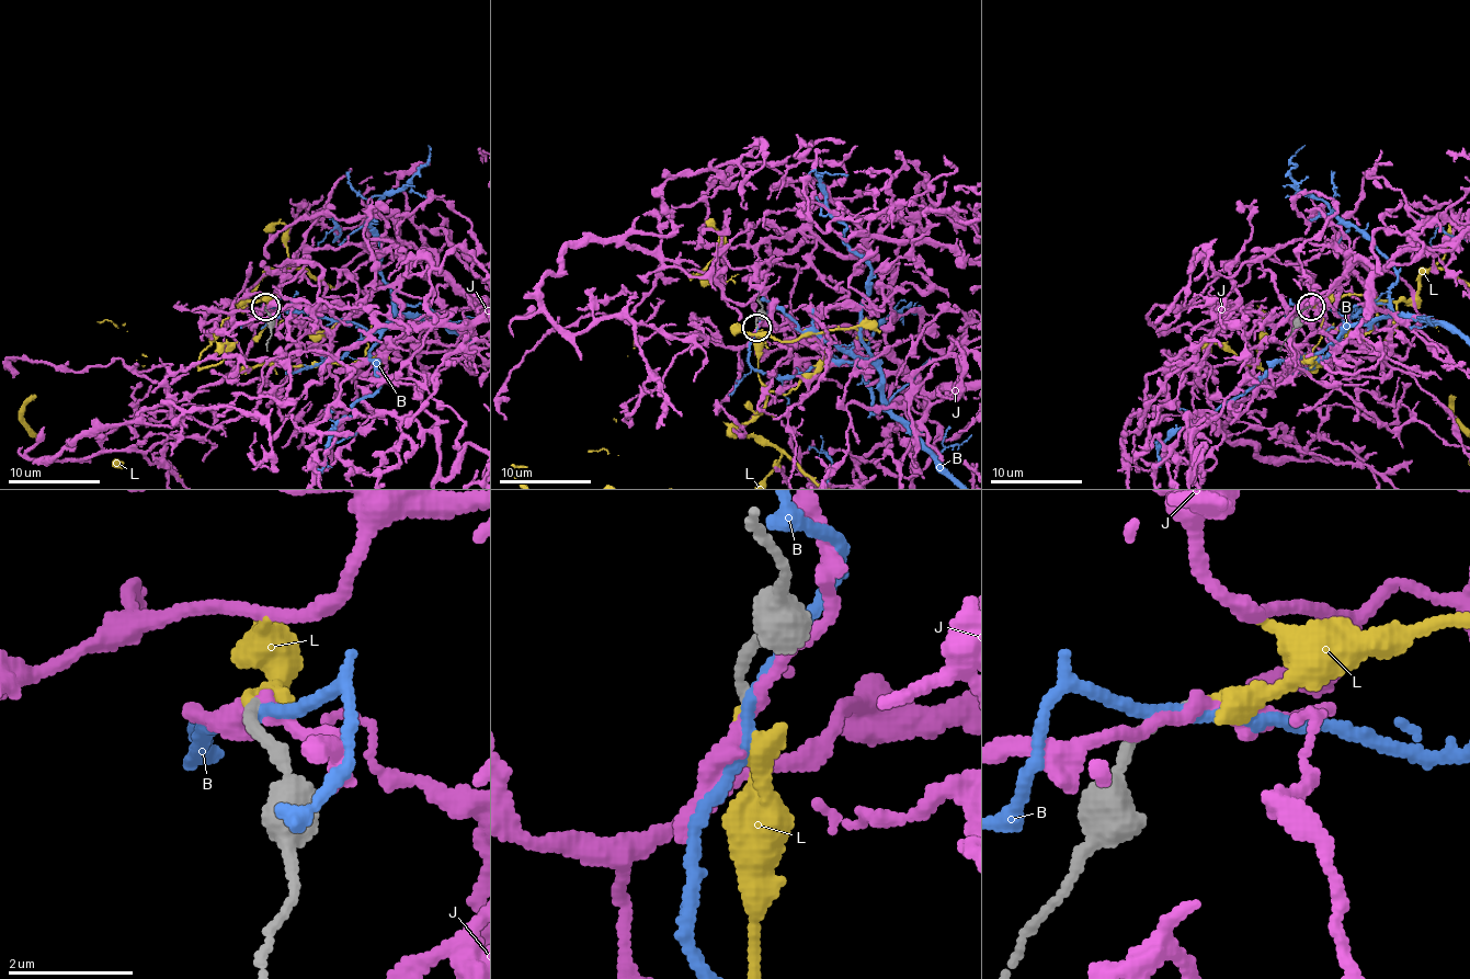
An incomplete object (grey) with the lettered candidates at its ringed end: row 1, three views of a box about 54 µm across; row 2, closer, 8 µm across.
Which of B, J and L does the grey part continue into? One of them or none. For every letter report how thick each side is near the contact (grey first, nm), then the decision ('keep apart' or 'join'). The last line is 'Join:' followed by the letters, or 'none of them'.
B: 170/180 nm | keep apart
J: 160/240 nm | keep apart
L: 150/190 nm | join
Join: L

